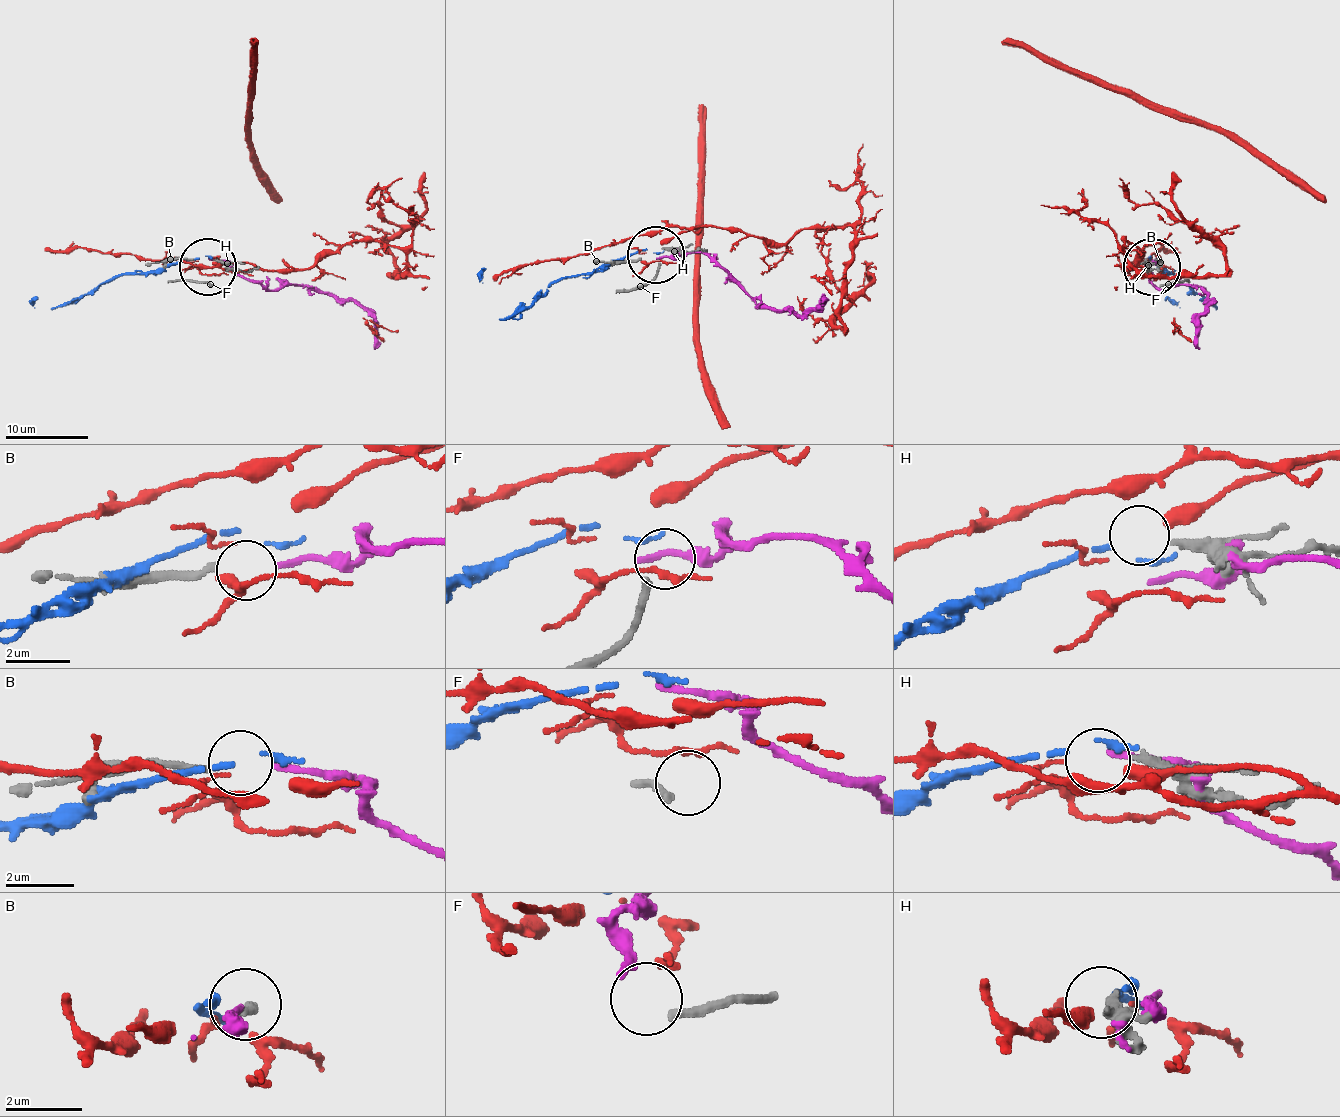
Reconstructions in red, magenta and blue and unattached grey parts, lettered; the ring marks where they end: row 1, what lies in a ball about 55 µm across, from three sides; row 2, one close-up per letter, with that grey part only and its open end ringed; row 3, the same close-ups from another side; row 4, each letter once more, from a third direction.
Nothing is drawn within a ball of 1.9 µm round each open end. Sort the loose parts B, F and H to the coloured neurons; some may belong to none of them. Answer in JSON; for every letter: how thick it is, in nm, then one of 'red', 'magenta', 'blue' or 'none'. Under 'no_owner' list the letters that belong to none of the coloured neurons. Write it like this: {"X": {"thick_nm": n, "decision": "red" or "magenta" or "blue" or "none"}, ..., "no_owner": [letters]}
{"B": {"thick_nm": 200, "decision": "magenta"}, "F": {"thick_nm": 260, "decision": "none"}, "H": {"thick_nm": 240, "decision": "blue"}, "no_owner": ["F"]}

